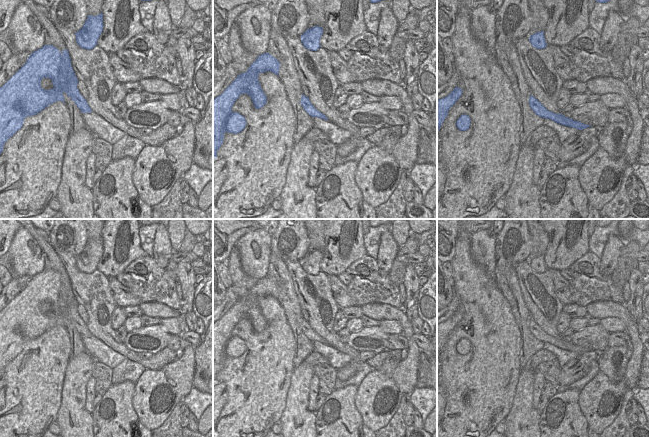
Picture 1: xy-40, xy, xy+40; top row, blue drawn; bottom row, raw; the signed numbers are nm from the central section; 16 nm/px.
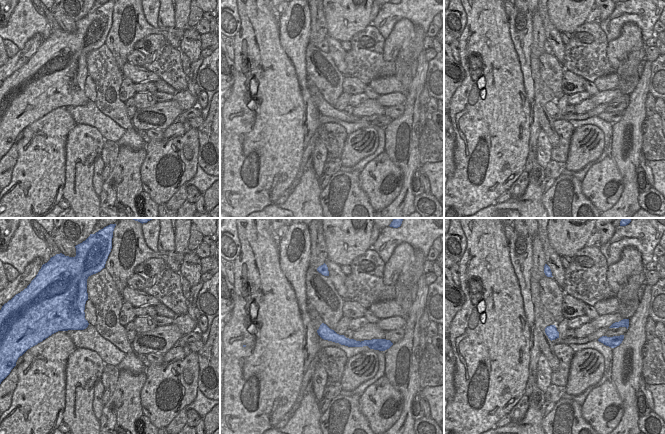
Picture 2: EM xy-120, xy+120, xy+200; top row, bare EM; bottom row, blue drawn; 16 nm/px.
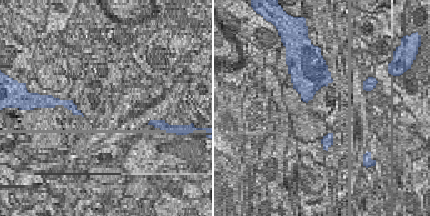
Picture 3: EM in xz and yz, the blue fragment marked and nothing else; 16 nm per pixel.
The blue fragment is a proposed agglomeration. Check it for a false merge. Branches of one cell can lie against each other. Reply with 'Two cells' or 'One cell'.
Two cells

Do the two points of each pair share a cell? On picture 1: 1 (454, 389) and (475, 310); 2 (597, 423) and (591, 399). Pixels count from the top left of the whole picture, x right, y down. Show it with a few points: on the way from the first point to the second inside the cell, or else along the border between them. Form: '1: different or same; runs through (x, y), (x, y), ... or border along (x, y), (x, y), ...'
1: same; runs through (474, 369), (478, 365), (478, 330)
2: same; runs through (597, 417), (595, 405)

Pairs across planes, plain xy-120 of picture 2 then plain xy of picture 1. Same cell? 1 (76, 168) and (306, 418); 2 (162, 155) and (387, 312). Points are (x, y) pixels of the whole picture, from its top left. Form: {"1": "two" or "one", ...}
{"1": "one", "2": "one"}

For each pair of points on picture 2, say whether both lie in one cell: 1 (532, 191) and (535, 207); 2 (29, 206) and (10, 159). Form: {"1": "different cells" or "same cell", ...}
{"1": "same cell", "2": "different cells"}

